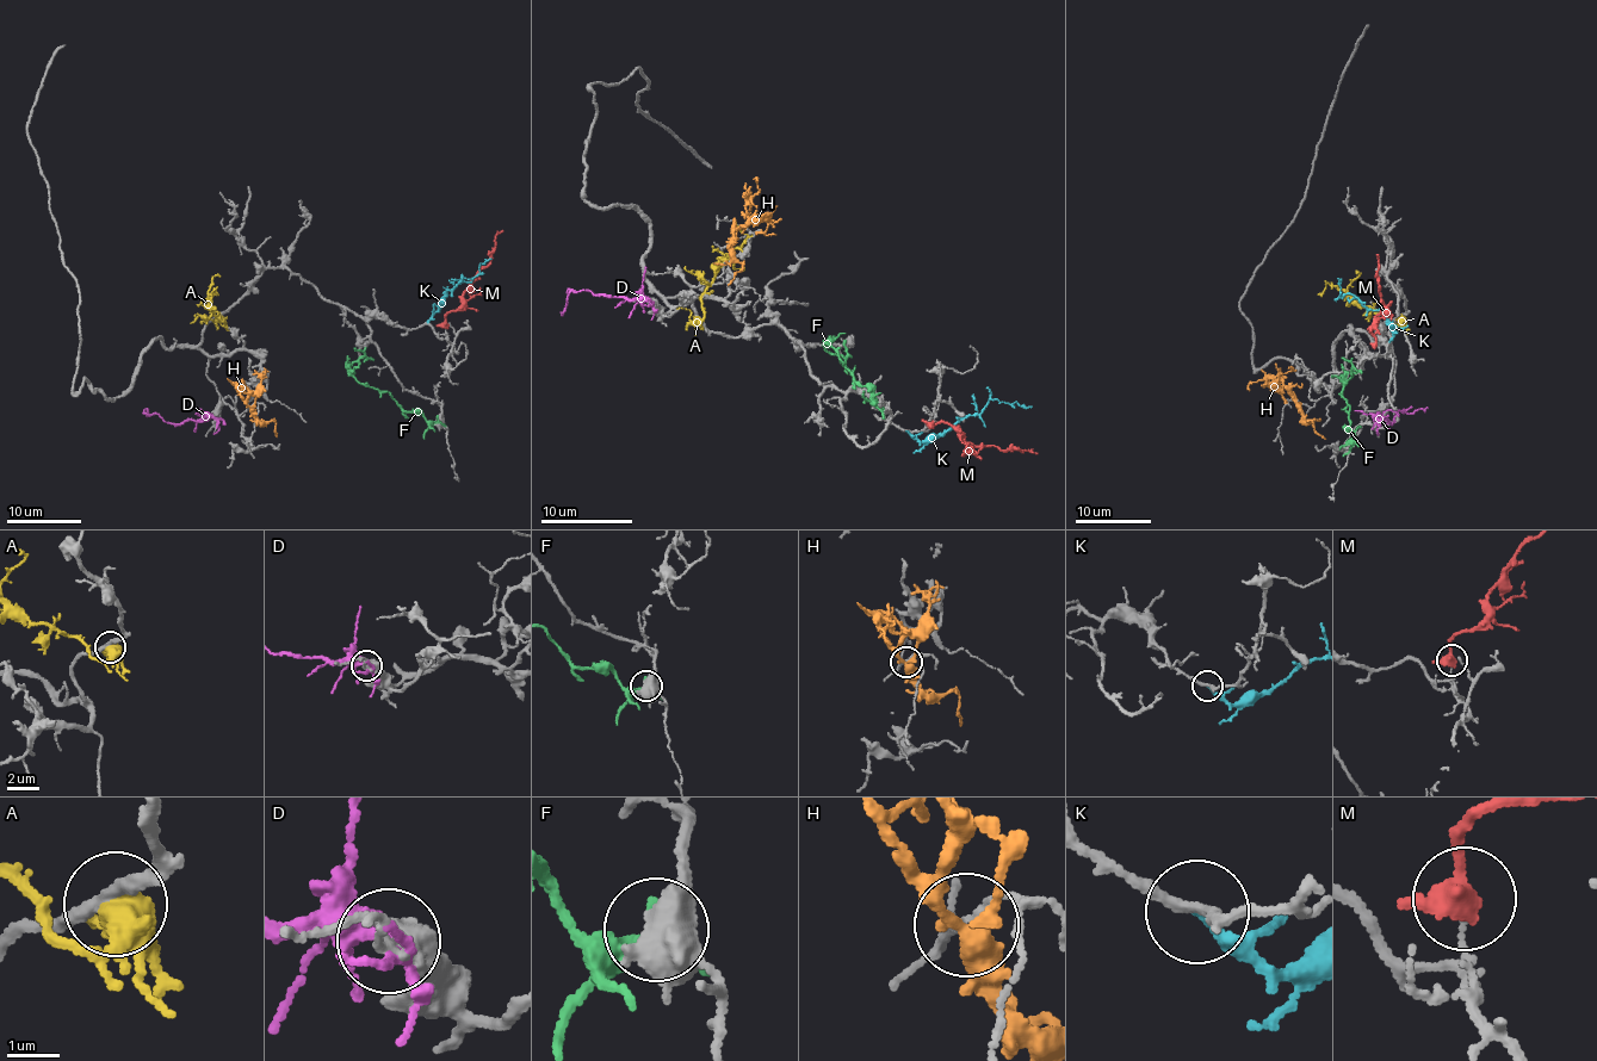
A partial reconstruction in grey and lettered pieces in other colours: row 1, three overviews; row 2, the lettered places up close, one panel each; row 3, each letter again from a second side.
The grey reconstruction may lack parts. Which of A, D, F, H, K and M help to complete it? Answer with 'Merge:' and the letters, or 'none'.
Merge: K

